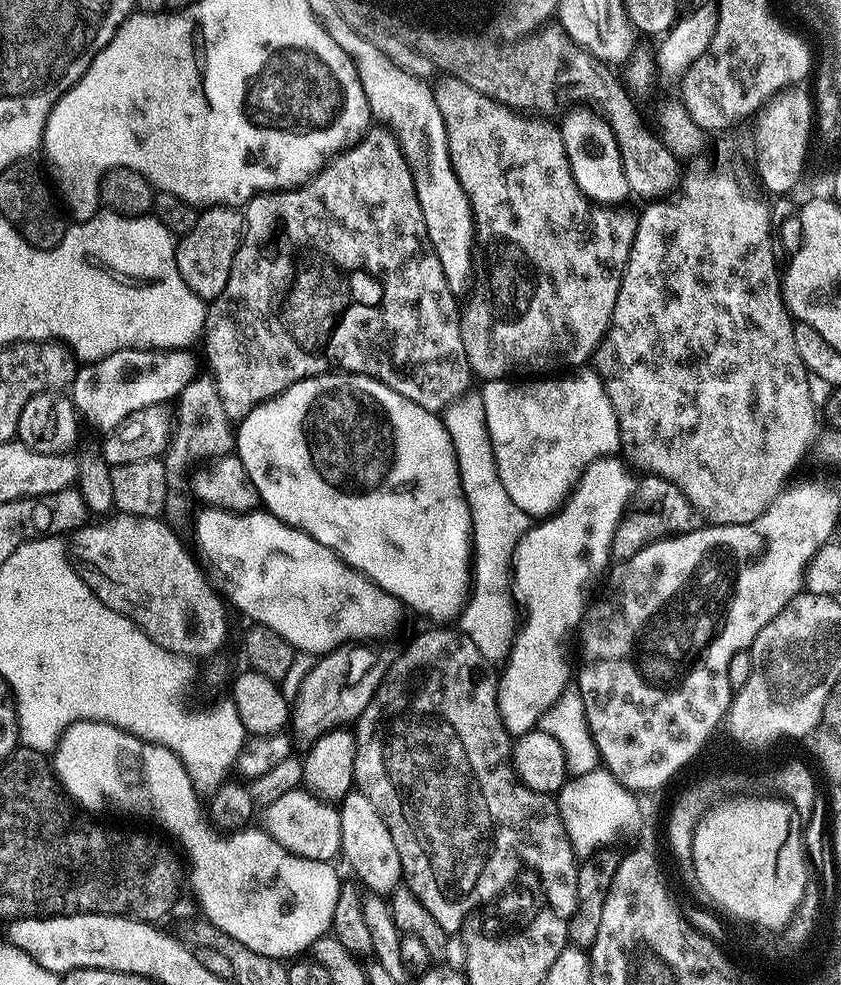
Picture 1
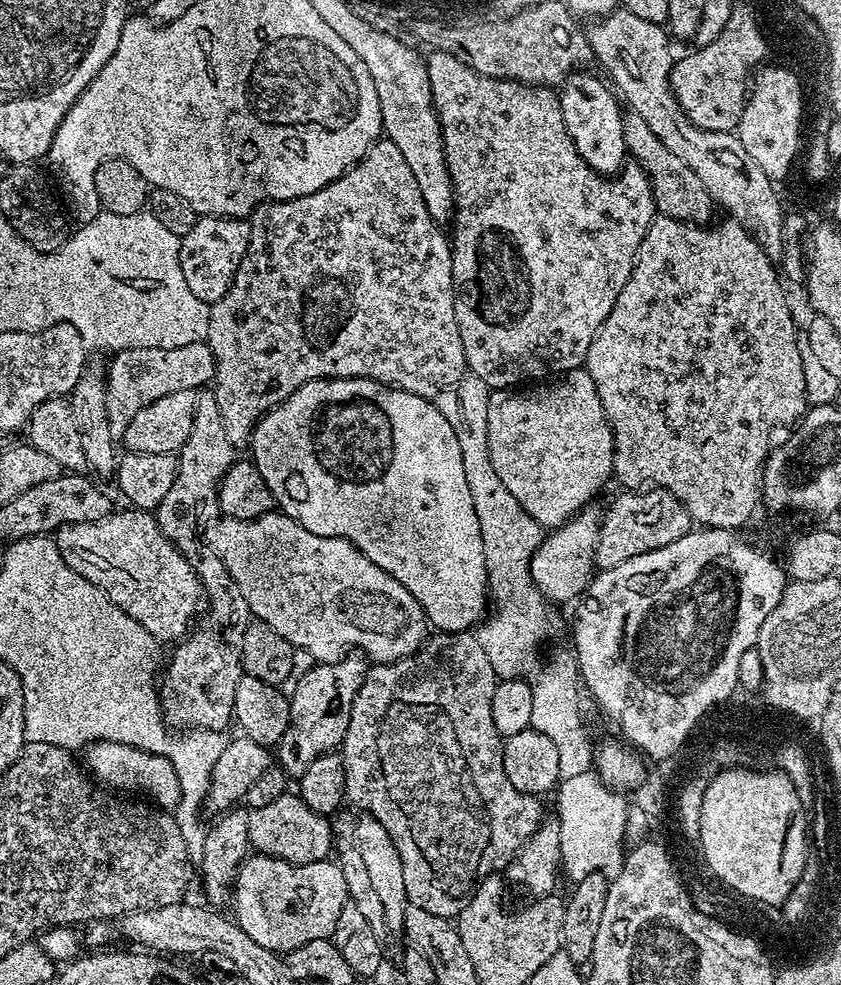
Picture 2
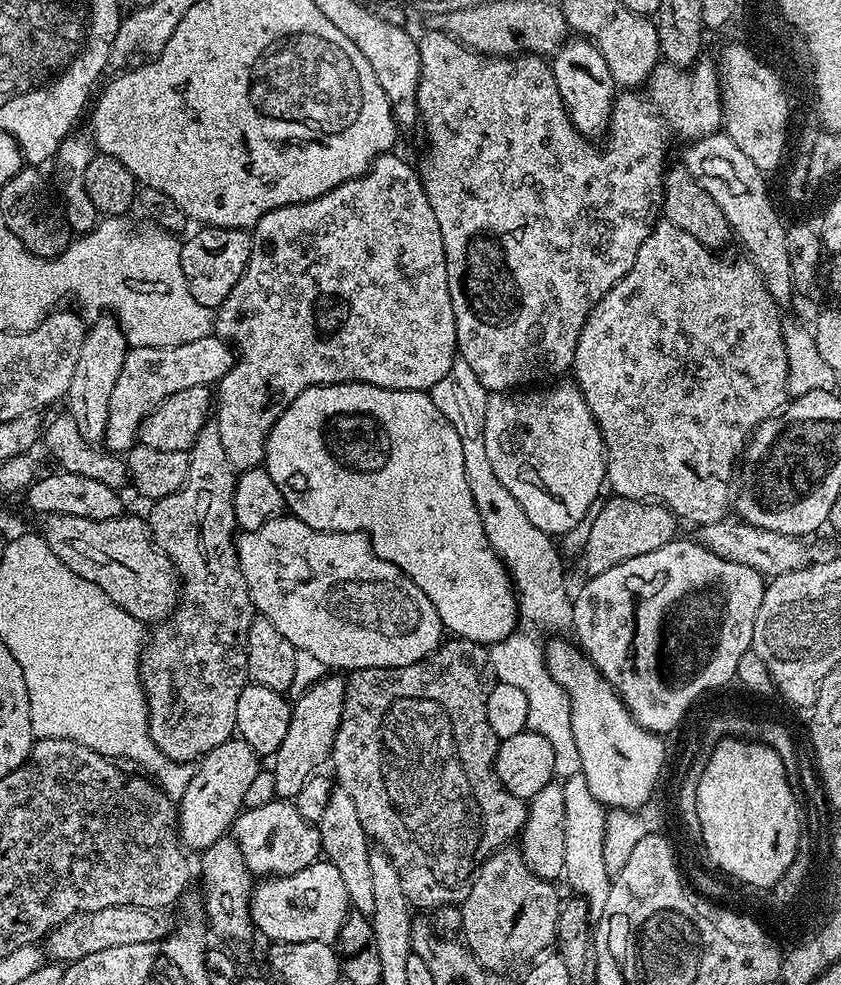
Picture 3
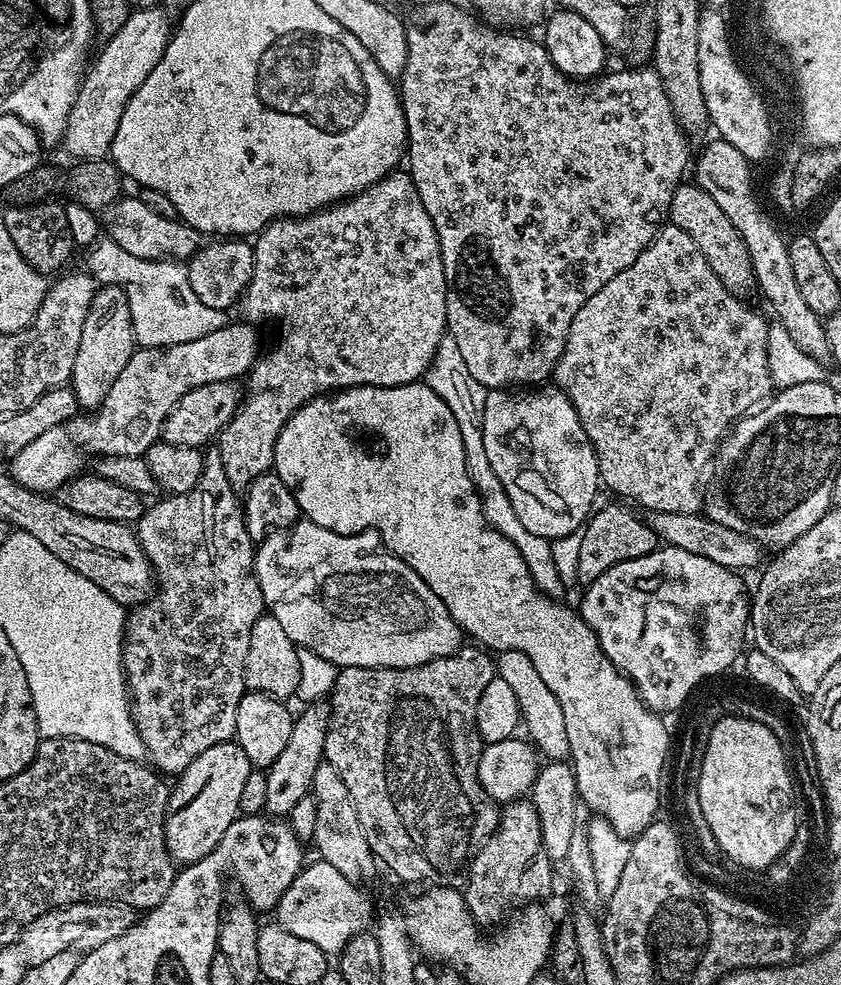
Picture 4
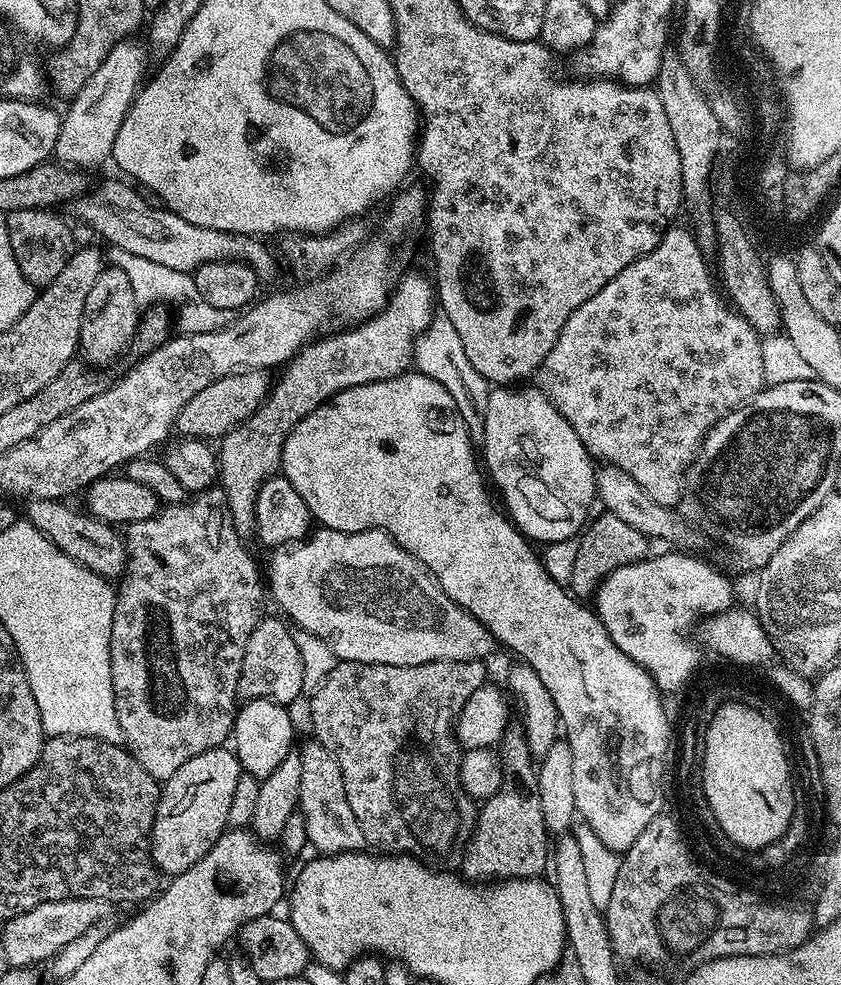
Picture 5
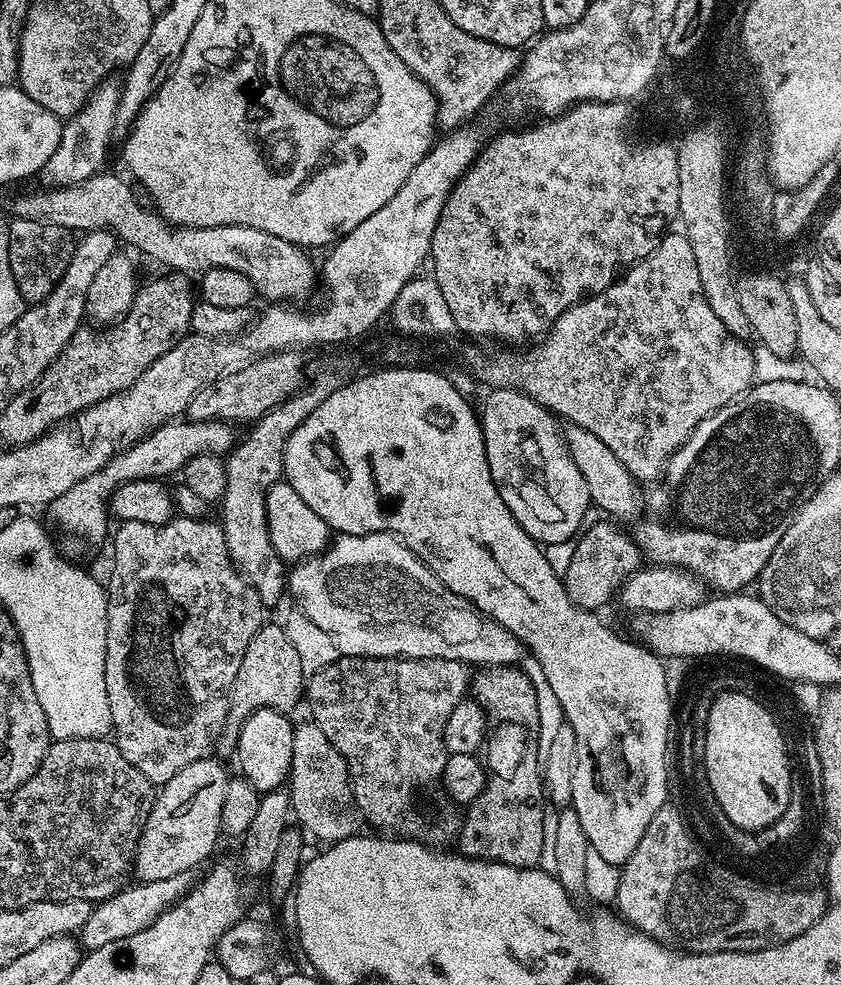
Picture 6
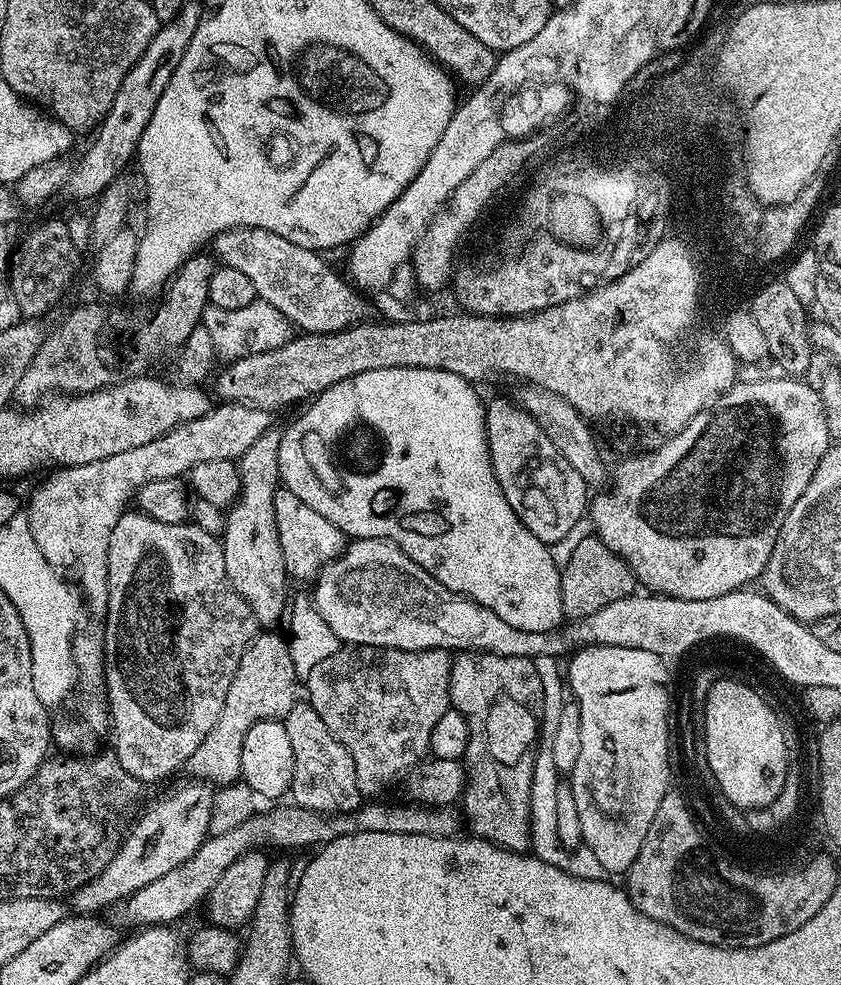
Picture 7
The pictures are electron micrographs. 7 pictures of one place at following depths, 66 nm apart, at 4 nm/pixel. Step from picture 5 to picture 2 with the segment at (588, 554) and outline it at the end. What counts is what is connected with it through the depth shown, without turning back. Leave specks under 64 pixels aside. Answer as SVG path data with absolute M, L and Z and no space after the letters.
M664 488L624 490L621 493L602 512L596 547L597 569L622 566L622 562L630 562L630 558L638 558L638 554L670 546L670 542L678 542L678 538L693 531L694 521L686 506L682 506L682 502L678 502L678 498L674 498L674 494Z

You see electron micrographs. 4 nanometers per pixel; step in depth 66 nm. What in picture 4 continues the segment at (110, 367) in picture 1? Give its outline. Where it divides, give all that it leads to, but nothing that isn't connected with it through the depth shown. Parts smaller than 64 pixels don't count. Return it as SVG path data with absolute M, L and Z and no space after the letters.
M247 322L240 324L225 323L224 327L205 334L202 338L194 338L194 342L182 342L178 346L169 348L137 347L130 362L118 374L118 382L110 386L110 394L102 402L100 408L91 414L77 414L67 424L54 426L54 430L46 430L39 438L34 438L30 446L26 446L10 462L10 475L24 488L31 492L45 494L55 493L66 481L81 475L84 459L87 456L99 458L101 456L143 456L151 444L160 440L160 428L164 425L166 414L174 410L178 398L198 386L206 386L210 382L223 380L239 381L241 377L252 371L252 365L261 355L260 340L256 337L257 329Z

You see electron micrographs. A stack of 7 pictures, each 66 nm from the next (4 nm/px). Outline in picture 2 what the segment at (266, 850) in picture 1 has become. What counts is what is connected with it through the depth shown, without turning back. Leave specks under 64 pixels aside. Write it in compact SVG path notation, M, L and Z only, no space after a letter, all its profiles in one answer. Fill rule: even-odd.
M97 740L95 744L87 745L87 752L87 771L101 785L112 790L119 790L124 794L136 794L136 791L145 792L146 795L153 796L153 798L148 798L151 798L165 810L175 809L179 805L180 787L178 786L178 778L174 766L166 757L150 754L146 750L138 750L118 742L106 742L105 740ZM263 854L249 855L240 867L236 886L232 889L230 908L233 908L236 924L266 950L277 954L292 952L304 942L329 939L338 922L338 914L348 901L346 878L342 878L339 863L331 859L310 862L309 864L291 864L285 860L275 860L273 856Z

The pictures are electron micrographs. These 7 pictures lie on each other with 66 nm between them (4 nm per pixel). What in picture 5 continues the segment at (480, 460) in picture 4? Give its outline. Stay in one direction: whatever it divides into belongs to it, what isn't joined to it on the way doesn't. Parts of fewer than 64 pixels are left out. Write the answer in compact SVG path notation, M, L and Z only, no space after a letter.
M433 315L428 329L416 340L413 359L415 371L421 372L426 378L434 378L434 382L438 382L438 386L442 386L446 390L446 394L450 394L450 398L454 398L454 406L458 406L458 414L462 414L462 422L466 422L466 430L472 441L483 441L484 411L490 385L487 380L482 378L482 374L478 374L478 370L474 370L474 366L470 366L470 358L466 358L466 349L462 347L462 338L458 338L458 330L454 330L454 322L450 322L448 316Z

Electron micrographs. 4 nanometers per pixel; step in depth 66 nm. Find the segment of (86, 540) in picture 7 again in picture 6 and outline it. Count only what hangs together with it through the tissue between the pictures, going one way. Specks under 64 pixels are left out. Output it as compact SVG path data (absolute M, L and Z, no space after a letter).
M176 418L159 428L152 429L142 440L136 441L130 448L123 449L106 462L104 468L100 468L82 478L80 482L74 482L70 490L64 494L58 494L47 505L48 516L64 532L73 532L80 540L89 540L92 544L100 544L109 539L108 520L110 521L110 500L112 491L120 484L131 480L151 480L153 478L168 478L171 472L179 473L190 458L198 454L211 452L214 456L223 457L231 452L238 439L233 425L227 420L190 420Z

